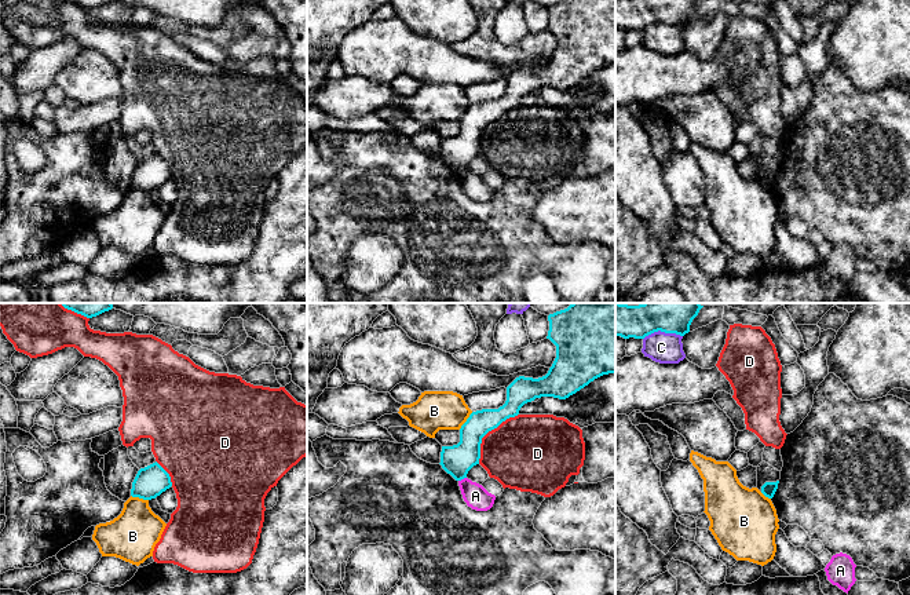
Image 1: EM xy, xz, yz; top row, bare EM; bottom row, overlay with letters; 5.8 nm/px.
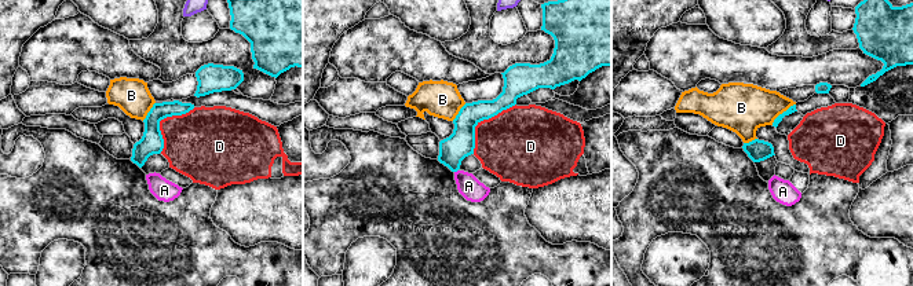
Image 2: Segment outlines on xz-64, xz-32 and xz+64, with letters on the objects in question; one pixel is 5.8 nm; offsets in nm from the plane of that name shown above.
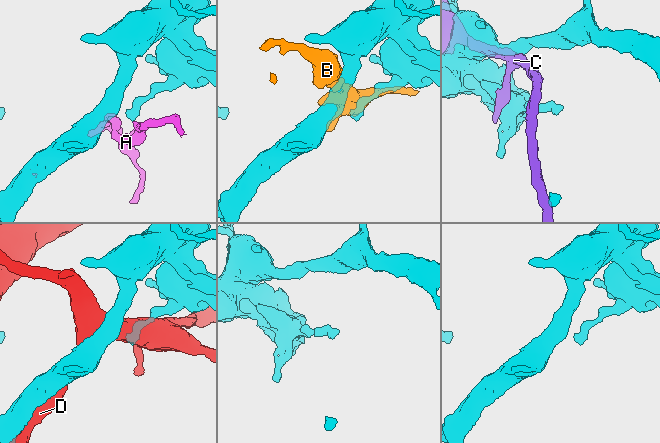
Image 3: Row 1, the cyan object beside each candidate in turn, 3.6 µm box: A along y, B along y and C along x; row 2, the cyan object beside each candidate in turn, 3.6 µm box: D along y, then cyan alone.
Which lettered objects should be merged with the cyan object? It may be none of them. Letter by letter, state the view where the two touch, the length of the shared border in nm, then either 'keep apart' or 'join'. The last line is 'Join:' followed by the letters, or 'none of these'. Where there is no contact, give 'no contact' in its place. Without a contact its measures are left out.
A: contact in xz; length 50 nm; keep apart
B: contact in xy; length 110 nm; keep apart
C: contact in yz; length 240 nm; keep apart
D: contact in xz; length 380 nm; keep apart
Join: none of these

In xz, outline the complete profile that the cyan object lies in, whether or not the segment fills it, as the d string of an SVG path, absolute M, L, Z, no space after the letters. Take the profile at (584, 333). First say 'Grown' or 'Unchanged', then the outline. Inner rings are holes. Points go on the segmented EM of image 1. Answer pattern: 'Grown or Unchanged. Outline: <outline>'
Unchanged. Outline: M571 303L567 309L548 315L547 339L556 346L556 358L548 373L533 379L519 376L507 387L507 401L498 409L472 412L460 428L460 442L442 446L441 466L456 481L467 478L468 471L479 464L482 438L502 421L519 415L520 408L541 397L566 399L595 379L615 373L615 303Z

